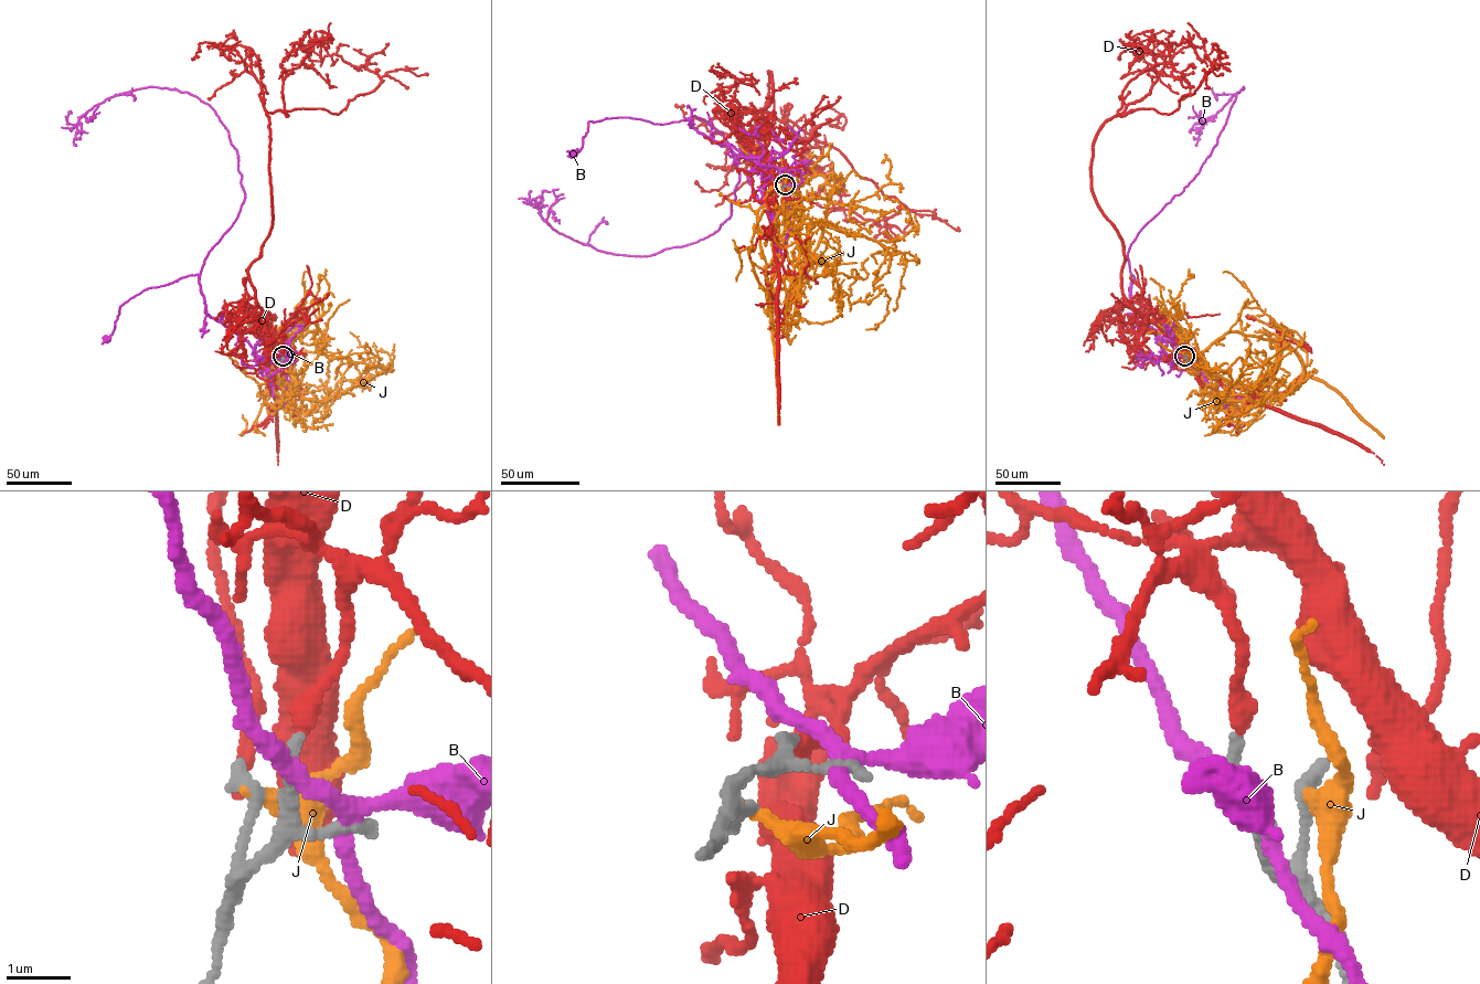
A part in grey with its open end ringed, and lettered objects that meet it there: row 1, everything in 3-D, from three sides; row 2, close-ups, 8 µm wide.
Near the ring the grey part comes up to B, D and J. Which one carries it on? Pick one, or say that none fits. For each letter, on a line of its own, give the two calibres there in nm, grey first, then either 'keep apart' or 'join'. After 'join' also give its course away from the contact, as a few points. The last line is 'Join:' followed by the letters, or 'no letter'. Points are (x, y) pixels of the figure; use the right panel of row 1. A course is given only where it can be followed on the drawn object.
B: 170/240 nm | keep apart
D: 200/300 nm | join | via (1184, 357), (1211, 374), (1127, 303), (1090, 165), (1105, 122), (1194, 93), (1213, 64), (1186, 40)
J: 240/280 nm | keep apart
Join: D

